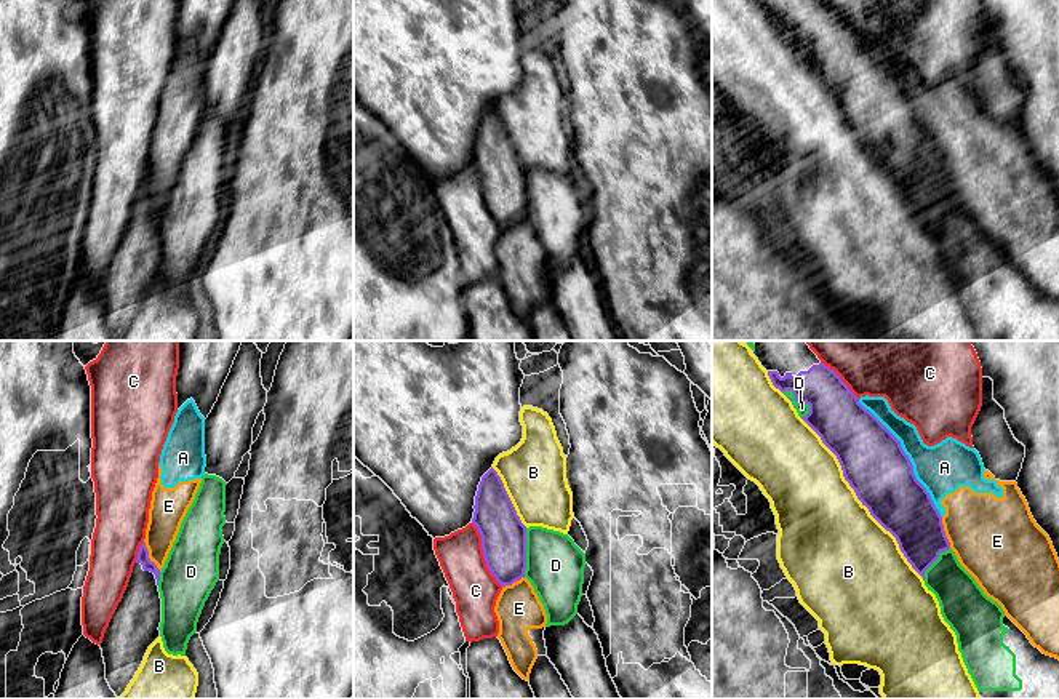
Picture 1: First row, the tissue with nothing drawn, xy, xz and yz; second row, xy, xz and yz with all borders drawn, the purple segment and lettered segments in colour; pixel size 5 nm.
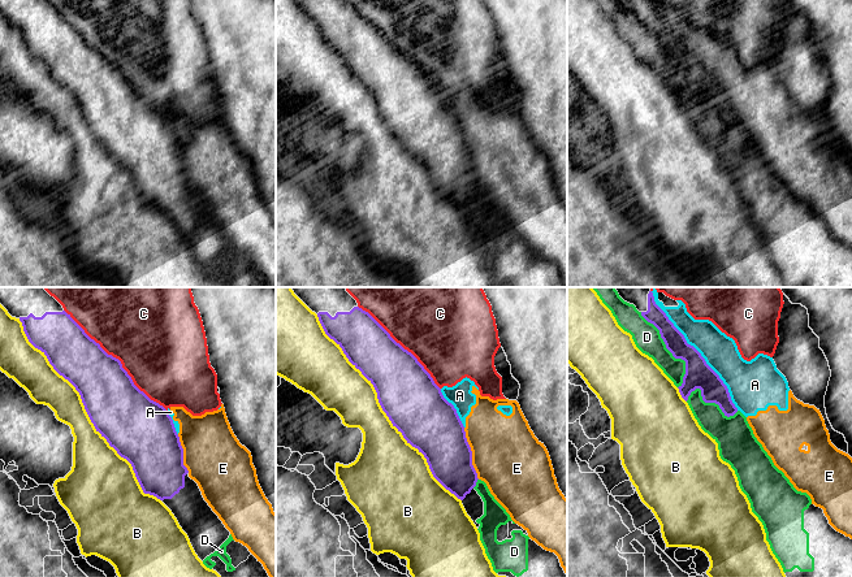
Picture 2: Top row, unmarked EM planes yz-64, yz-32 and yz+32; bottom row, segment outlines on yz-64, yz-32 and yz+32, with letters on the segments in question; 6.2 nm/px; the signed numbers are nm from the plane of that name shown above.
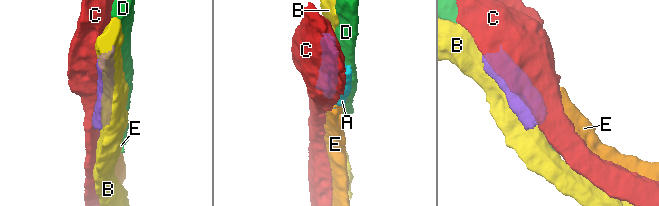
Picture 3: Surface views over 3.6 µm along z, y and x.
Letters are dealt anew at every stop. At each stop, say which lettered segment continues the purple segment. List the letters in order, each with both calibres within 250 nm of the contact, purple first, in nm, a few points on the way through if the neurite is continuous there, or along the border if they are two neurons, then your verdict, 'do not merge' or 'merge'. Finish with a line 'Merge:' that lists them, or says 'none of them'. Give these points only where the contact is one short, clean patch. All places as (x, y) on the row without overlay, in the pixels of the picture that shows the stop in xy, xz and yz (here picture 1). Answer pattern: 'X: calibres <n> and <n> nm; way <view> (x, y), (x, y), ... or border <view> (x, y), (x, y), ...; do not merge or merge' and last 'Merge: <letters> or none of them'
A: calibres 320 and 240 nm; do not merge
B: calibres 320 and 480 nm; do not merge
C: calibres 220 and 220 nm; do not merge
D: calibres 280 and 60 nm; do not merge
E: calibres 280 and 420 nm; border yz (941, 159), (951, 189); do not merge
Merge: none of them

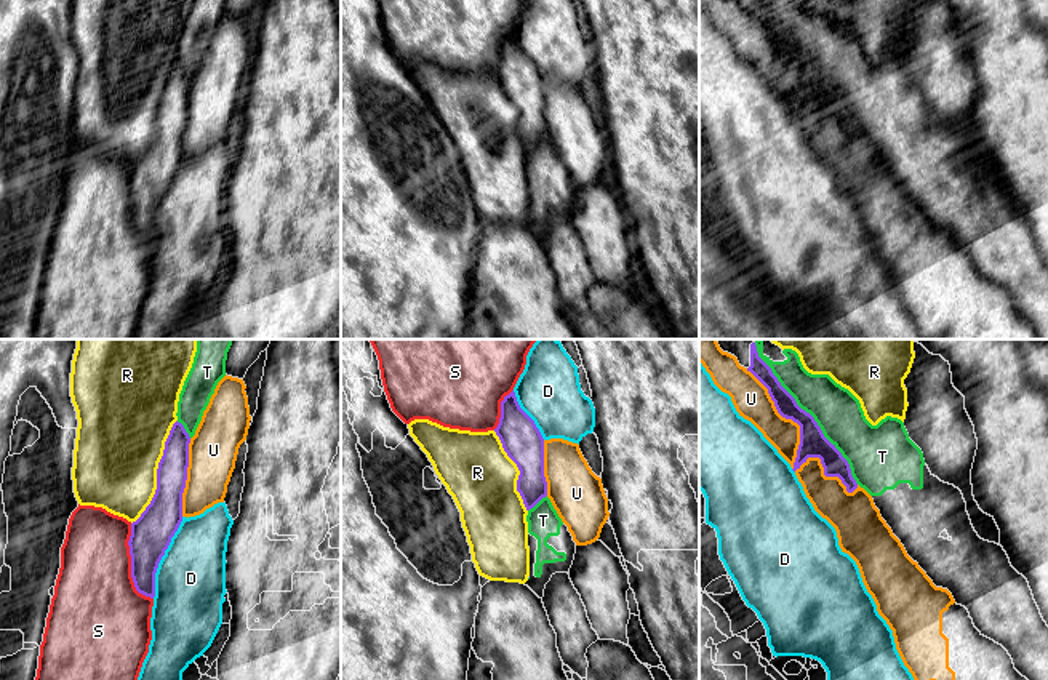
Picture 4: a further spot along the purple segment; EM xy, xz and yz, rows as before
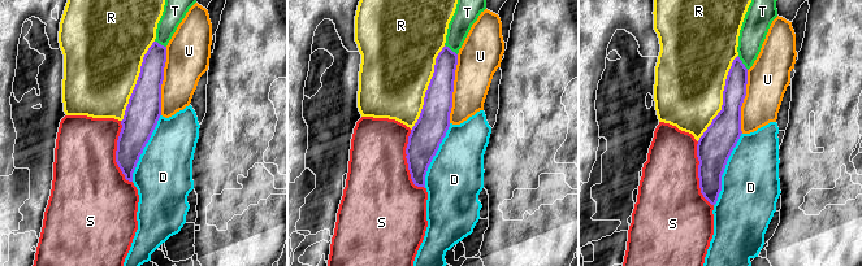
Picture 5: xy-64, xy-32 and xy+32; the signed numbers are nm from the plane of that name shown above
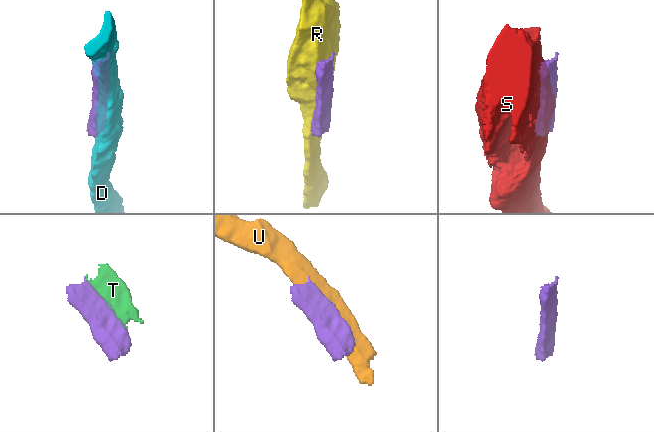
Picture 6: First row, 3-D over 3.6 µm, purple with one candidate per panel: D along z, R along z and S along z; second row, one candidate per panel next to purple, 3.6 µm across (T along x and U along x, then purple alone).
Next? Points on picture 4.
D: calibres 200 and 360 nm; do not merge
R: calibres 190 and 440 nm; do not merge
S: calibres 200 and 420 nm; do not merge
T: calibres 140 and 240 nm; do not merge
U: calibres 140 and 160 nm; do not merge
Merge: none of them

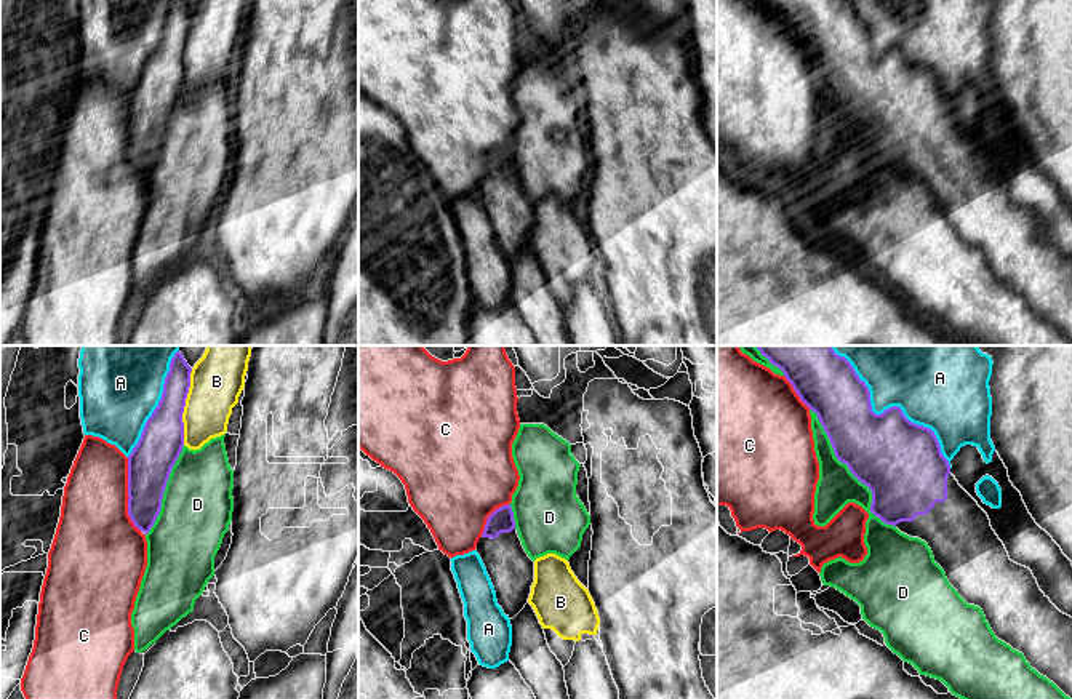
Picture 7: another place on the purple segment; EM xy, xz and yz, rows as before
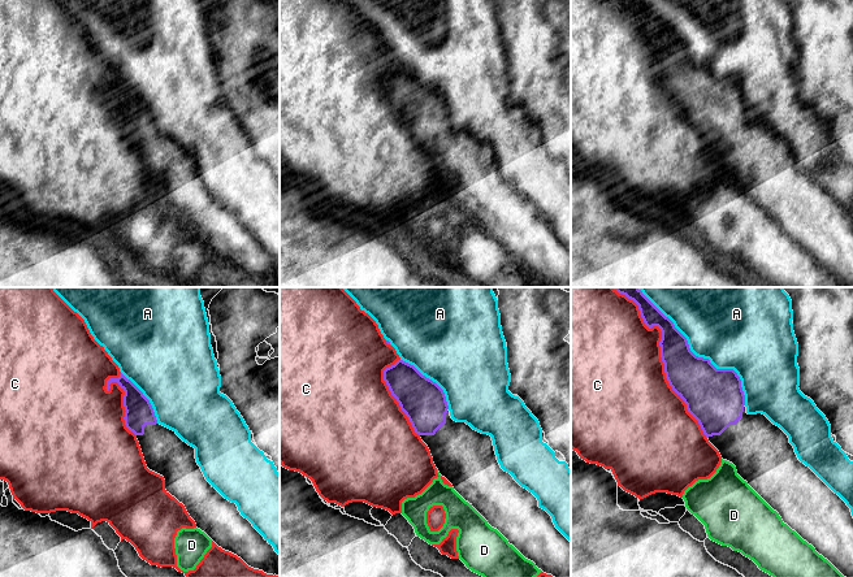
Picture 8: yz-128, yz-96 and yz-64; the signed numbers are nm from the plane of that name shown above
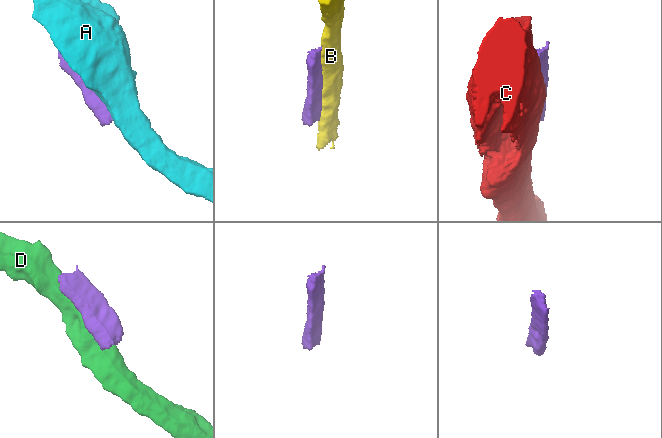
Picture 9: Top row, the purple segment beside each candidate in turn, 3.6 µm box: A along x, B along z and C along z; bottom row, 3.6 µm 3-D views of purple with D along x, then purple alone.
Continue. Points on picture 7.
A: calibres 400 and 360 nm; do not merge
B: calibres 220 and 260 nm; do not merge
C: calibres 220 and 380 nm; do not merge
D: calibres 400 and 200 nm; do not merge
Merge: none of them

